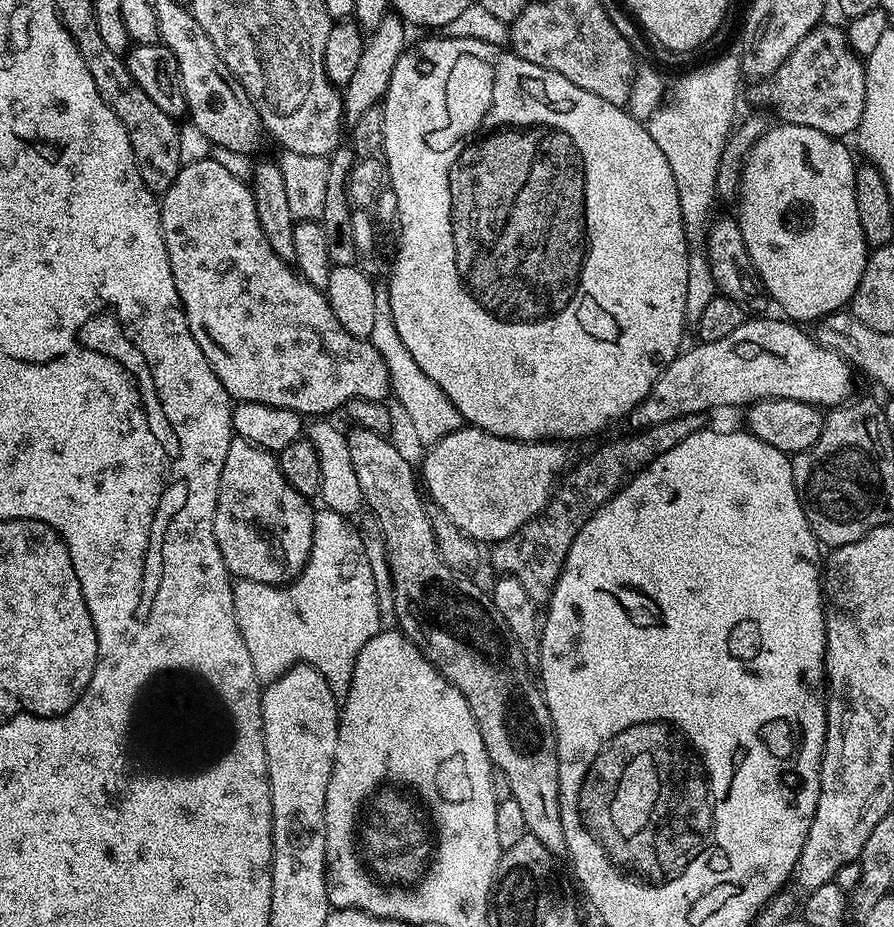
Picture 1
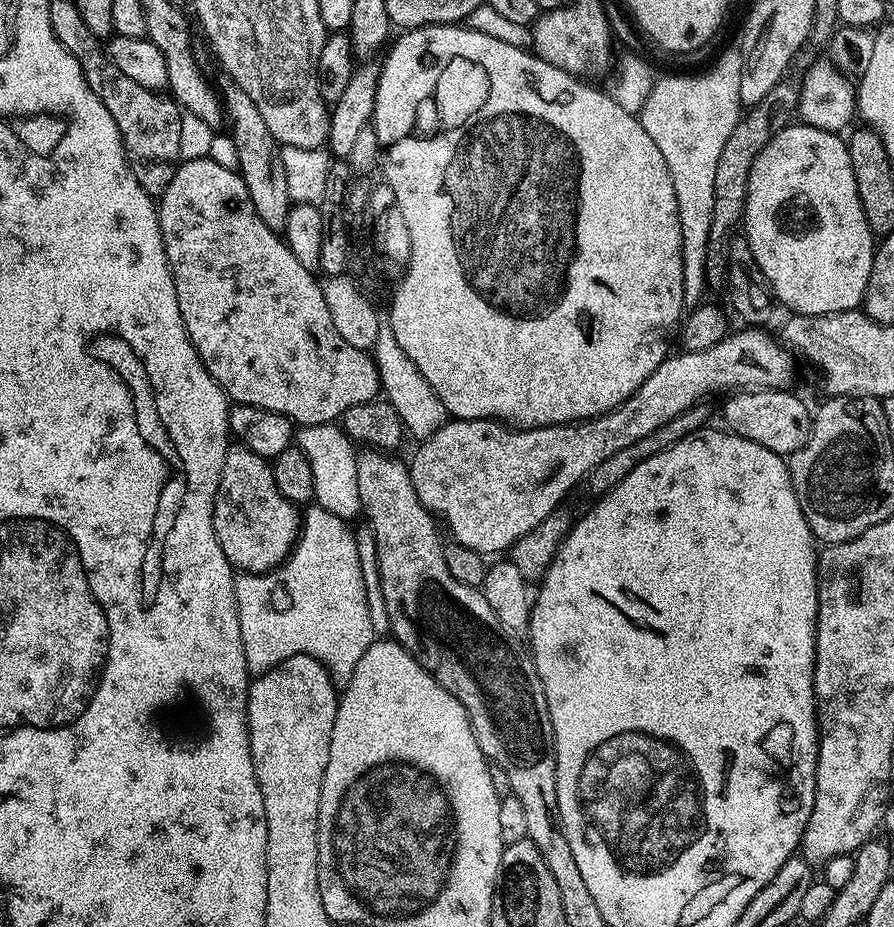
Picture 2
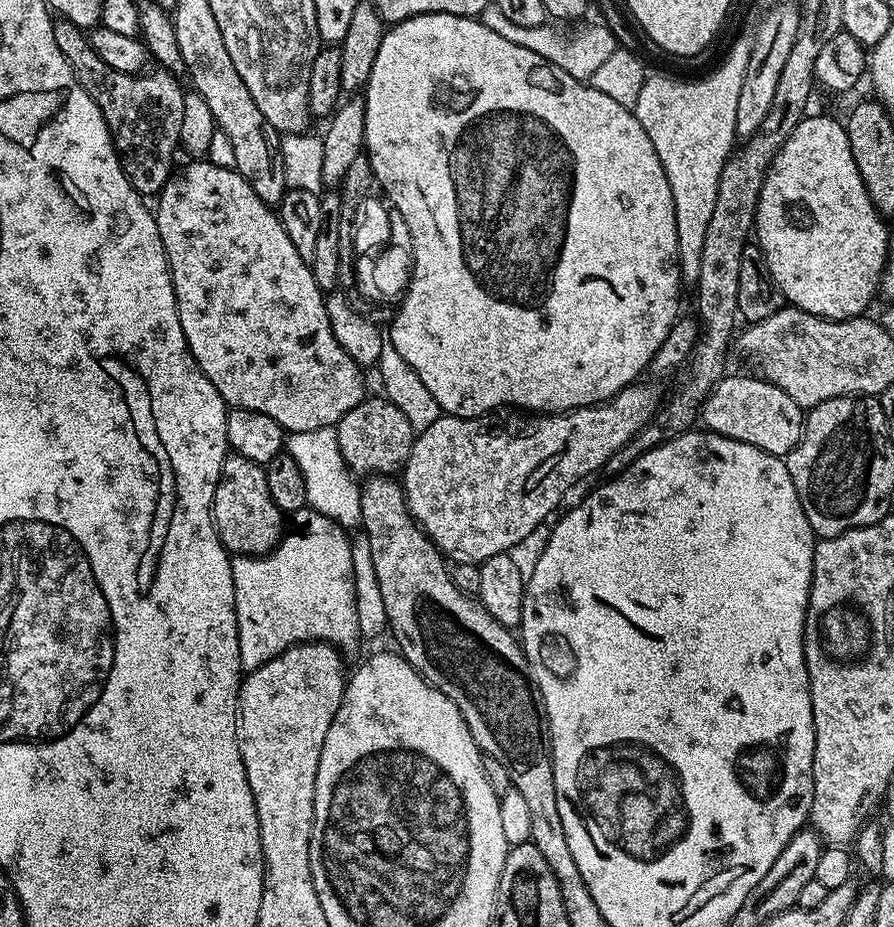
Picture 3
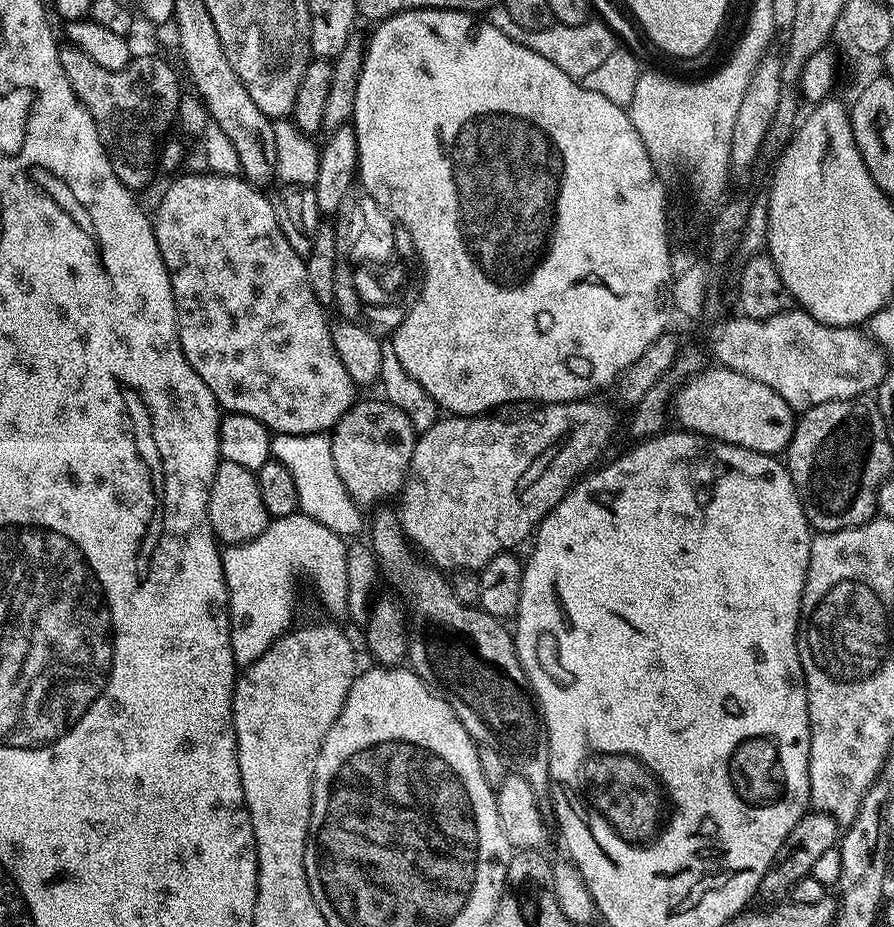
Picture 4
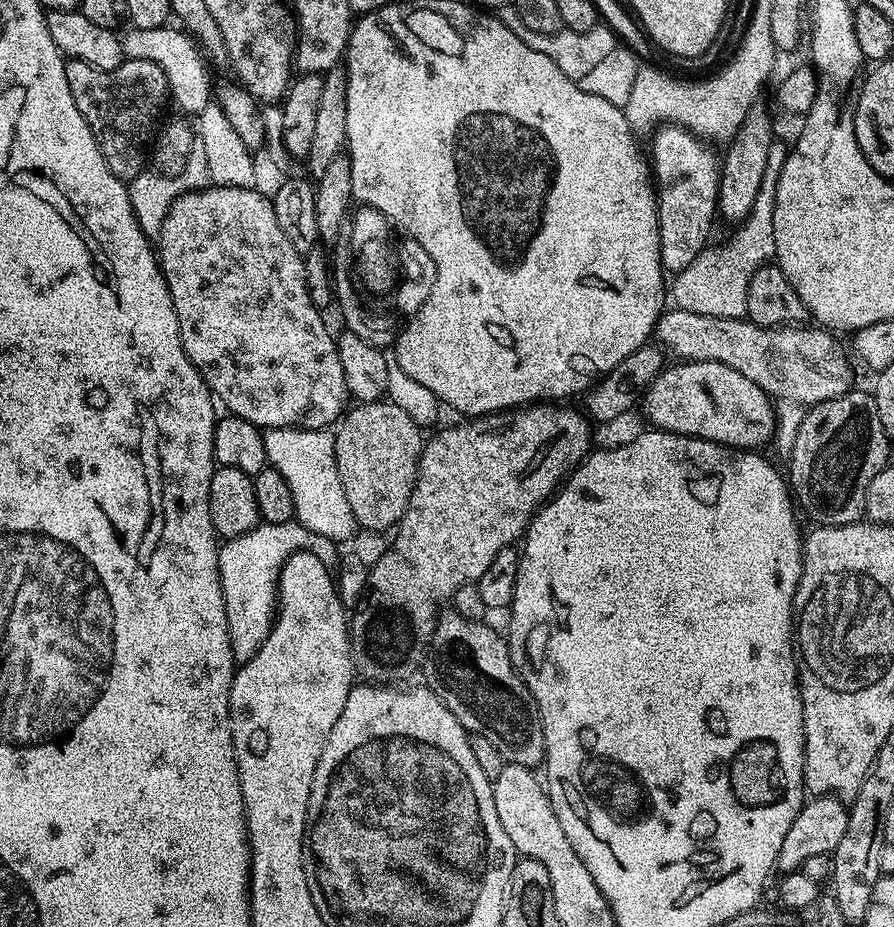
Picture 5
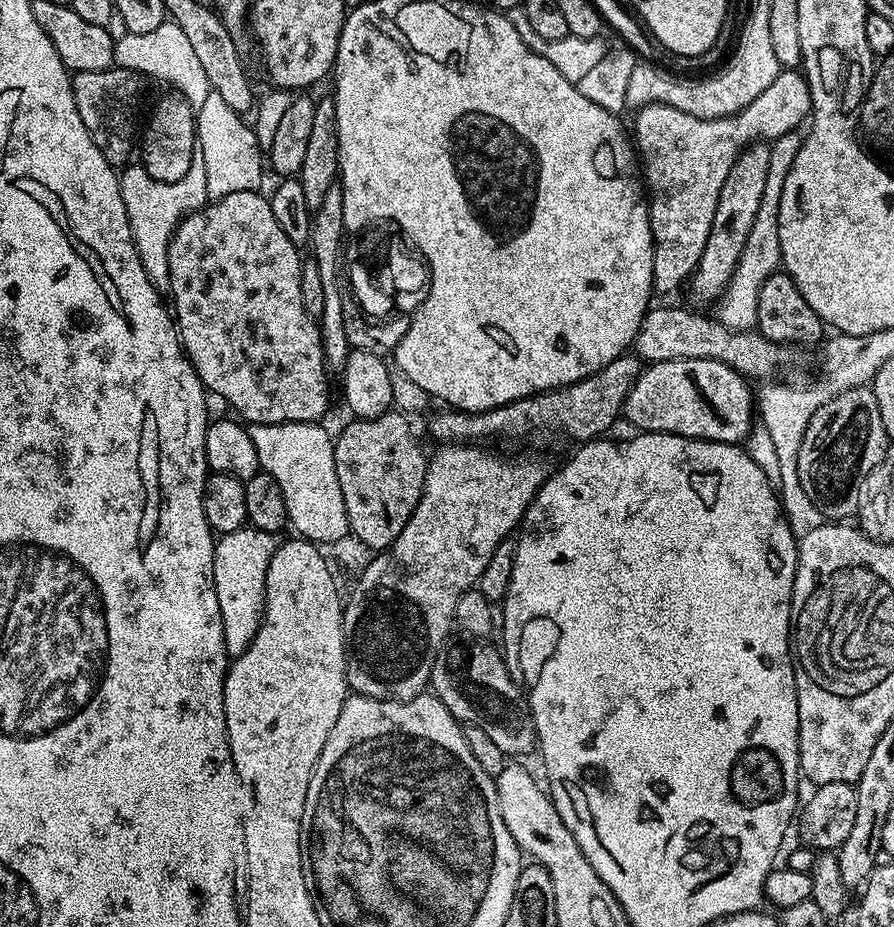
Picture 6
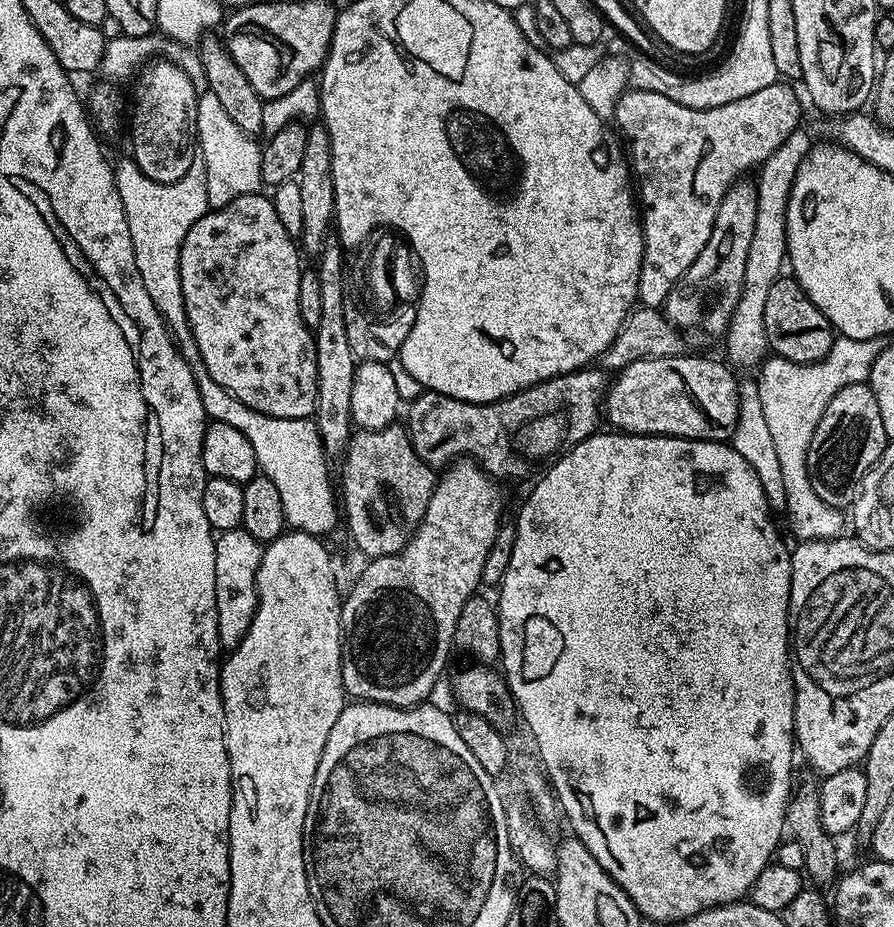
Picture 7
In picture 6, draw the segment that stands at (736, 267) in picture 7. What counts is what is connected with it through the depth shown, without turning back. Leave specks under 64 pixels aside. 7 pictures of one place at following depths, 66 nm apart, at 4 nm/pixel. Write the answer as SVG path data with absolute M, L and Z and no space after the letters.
M757 142L740 152L734 166L730 166L730 174L726 174L726 182L722 182L722 190L718 194L718 206L714 210L714 222L710 226L710 238L706 238L706 250L702 250L702 258L686 288L694 303L715 305L727 290L727 284L742 256L746 238L753 229L758 206L761 205L769 173L769 159L769 145Z

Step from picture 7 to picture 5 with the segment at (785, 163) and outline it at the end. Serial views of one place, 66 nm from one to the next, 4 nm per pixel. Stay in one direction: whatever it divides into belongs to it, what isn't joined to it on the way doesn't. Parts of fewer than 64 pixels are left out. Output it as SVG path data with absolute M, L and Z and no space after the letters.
M774 140L769 149L765 177L762 178L758 197L751 207L751 214L735 227L732 240L728 241L721 254L715 246L699 252L685 270L673 275L670 282L670 298L679 311L706 314L708 317L743 319L747 315L746 295L750 279L776 255L774 246L774 206L776 205L777 182L788 153L787 143Z

